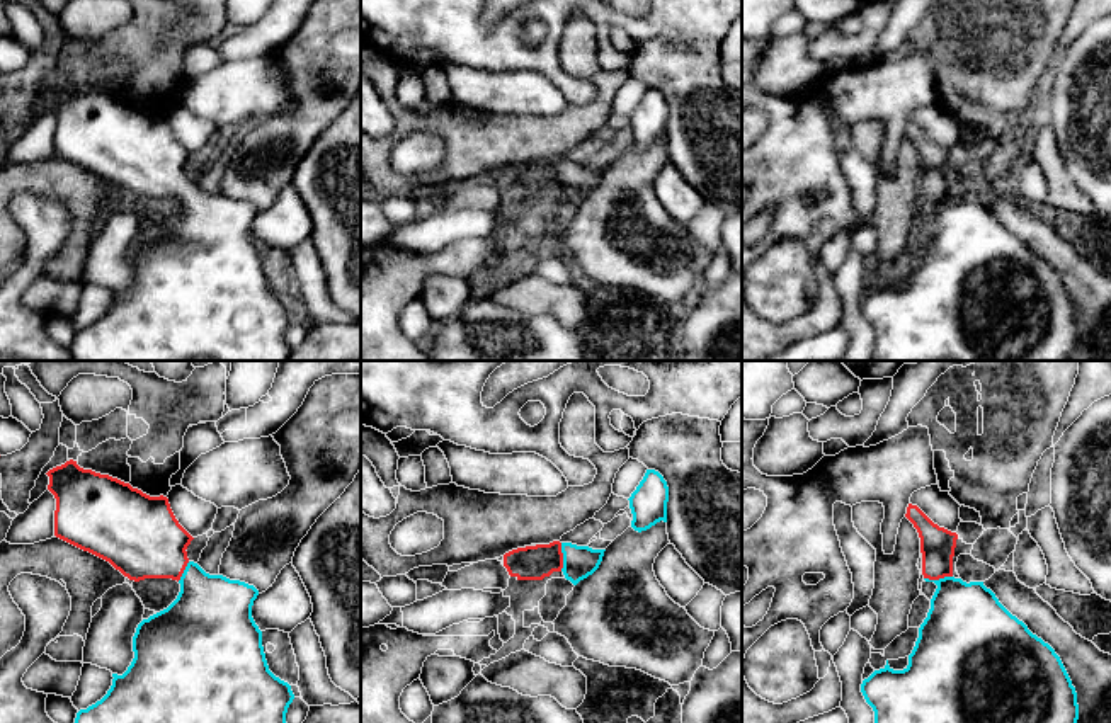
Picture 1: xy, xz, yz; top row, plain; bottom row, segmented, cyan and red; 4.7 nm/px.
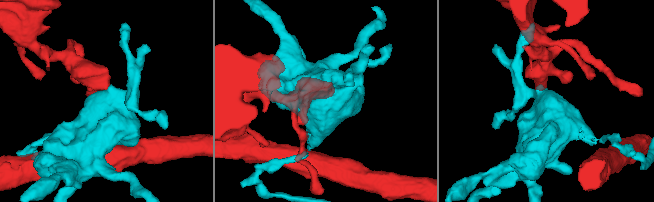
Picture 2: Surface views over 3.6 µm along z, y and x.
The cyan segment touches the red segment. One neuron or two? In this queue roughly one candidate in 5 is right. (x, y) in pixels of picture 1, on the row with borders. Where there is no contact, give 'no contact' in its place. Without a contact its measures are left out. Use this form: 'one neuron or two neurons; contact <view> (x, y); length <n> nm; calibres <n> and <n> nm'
one neuron; contact xz (564, 557); length 140 nm; calibres 160 and 160 nm

